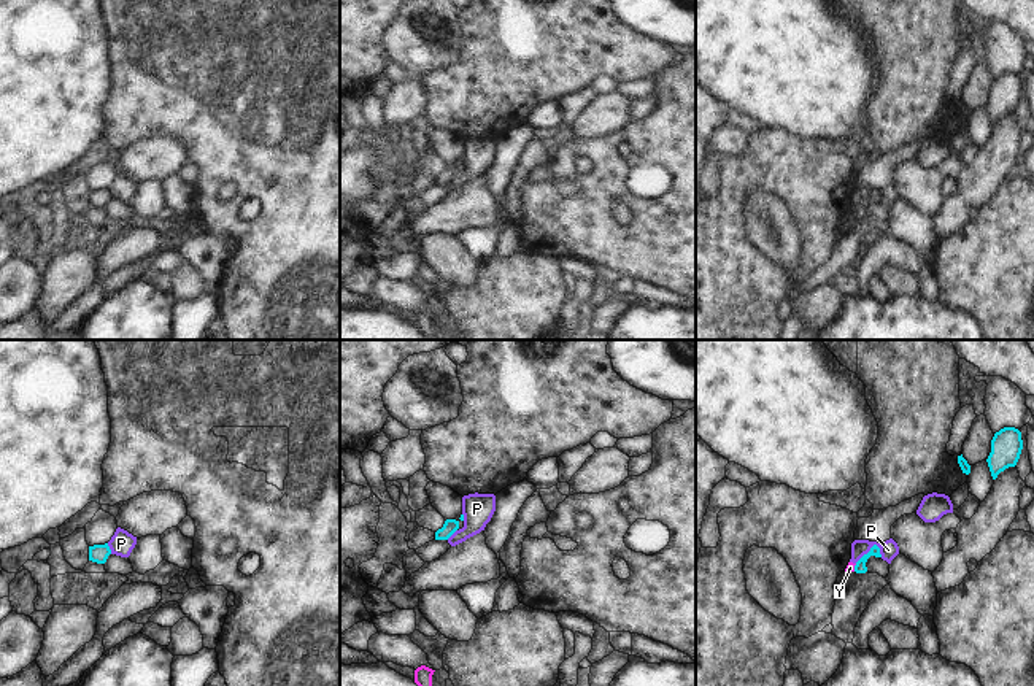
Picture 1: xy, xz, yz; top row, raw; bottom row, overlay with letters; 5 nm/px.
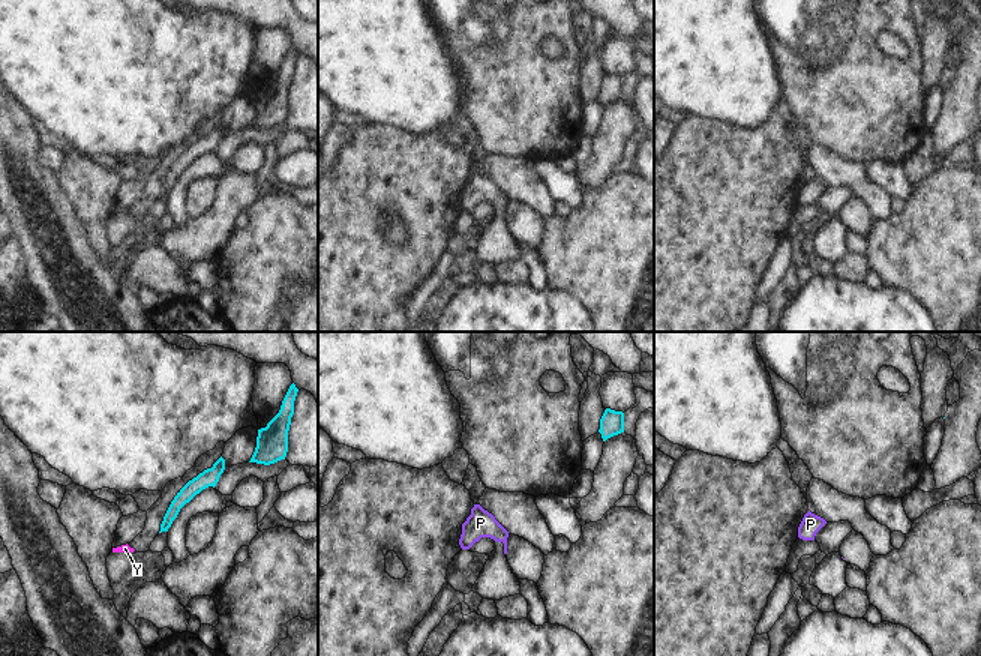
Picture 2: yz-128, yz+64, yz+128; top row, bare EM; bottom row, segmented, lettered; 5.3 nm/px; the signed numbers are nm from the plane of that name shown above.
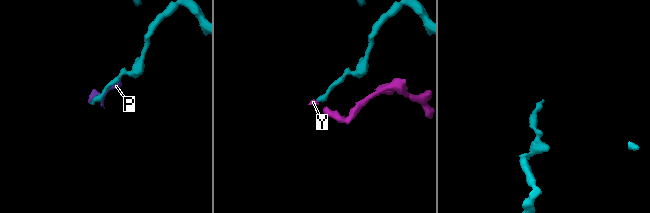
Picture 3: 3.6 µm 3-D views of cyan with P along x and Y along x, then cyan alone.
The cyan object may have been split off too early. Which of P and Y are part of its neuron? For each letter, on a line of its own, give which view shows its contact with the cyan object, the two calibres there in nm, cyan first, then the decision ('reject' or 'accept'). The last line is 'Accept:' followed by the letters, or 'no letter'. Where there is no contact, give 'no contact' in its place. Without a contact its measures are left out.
P: yz | 60/90 nm | reject
Y: yz | 60/50 nm | reject
Accept: no letter

